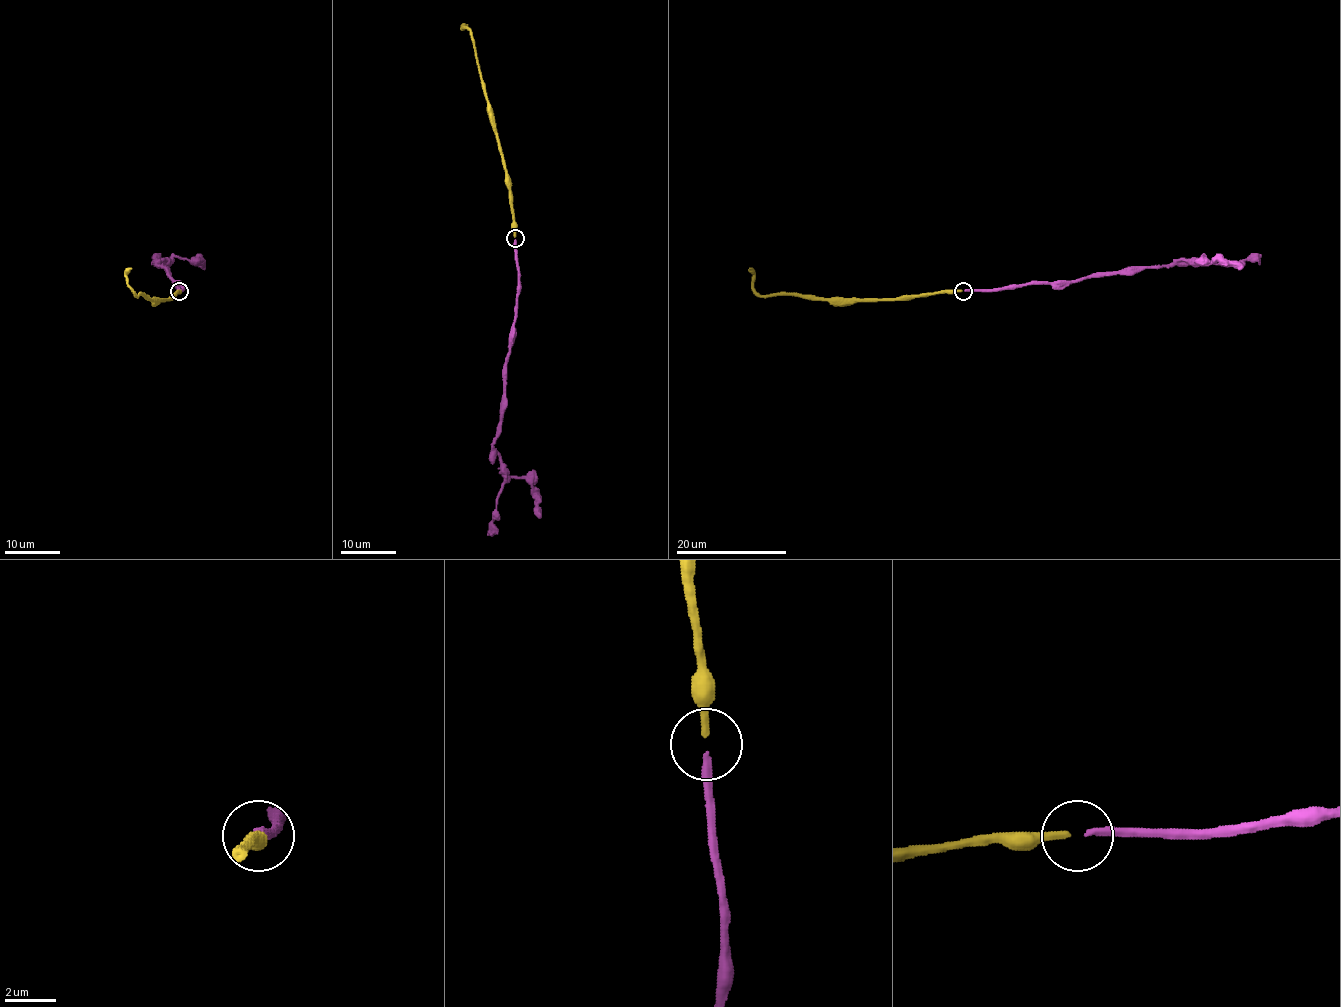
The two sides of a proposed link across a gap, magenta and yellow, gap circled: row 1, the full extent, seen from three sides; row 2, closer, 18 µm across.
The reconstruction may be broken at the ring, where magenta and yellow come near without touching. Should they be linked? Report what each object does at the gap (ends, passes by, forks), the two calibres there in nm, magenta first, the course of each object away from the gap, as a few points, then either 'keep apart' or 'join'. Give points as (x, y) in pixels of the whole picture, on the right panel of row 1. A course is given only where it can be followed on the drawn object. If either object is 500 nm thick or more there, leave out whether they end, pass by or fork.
magenta ends | yellow ends | 280/280 nm | magenta via (965, 291), (1135, 273), (1146, 267), (1175, 265), (1182, 260), (1237, 265), (1257, 259), (1259, 265) | yellow via (962, 291), (904, 295), (890, 299), (760, 295), (753, 288), (754, 273), (749, 267) | join

